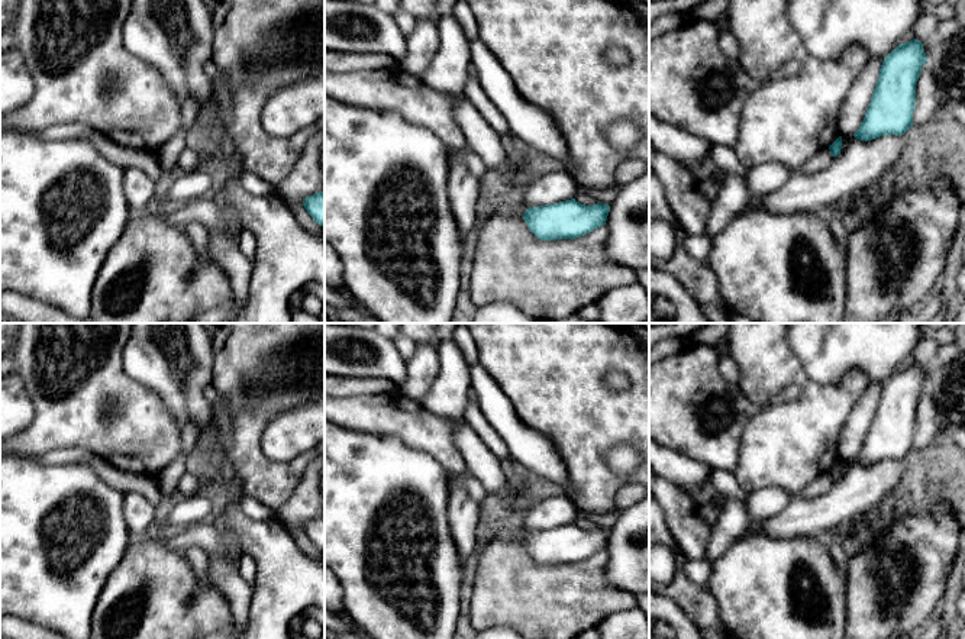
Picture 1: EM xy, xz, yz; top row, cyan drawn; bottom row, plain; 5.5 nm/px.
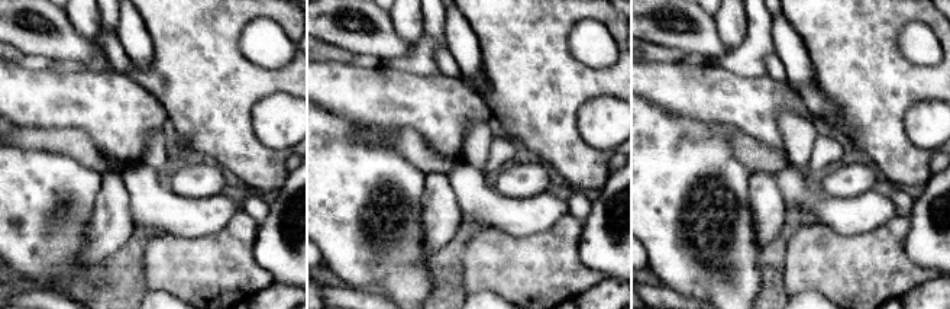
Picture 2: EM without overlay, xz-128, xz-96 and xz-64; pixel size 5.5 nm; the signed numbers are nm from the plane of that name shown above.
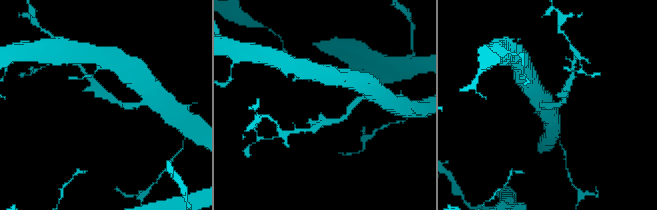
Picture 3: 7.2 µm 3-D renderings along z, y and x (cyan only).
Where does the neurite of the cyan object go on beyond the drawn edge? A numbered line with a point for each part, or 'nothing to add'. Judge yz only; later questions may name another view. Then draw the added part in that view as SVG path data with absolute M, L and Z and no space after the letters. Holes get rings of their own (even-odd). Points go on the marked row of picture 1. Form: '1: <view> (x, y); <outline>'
nothing to add

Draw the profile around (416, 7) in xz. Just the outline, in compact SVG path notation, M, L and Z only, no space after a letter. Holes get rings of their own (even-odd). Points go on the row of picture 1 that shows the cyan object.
M401 0L400 7L419 17L436 17L435 0Z

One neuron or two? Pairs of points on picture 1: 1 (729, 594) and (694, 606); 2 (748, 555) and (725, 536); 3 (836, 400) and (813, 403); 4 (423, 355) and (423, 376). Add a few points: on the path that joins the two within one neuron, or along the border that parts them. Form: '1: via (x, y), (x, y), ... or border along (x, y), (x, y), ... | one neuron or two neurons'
1: border along (706, 586), (723, 623) | two neurons
2: border along (745, 533), (712, 564) | two neurons
3: via (830, 403), (819, 403) | one neuron
4: via (423, 360), (423, 371) | one neuron

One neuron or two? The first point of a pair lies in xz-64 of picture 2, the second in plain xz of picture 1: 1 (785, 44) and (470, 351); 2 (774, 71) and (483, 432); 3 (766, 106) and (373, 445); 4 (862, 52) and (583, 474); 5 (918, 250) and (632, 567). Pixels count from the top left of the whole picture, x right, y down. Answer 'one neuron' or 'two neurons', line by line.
1: two neurons
2: one neuron
3: two neurons
4: one neuron
5: one neuron

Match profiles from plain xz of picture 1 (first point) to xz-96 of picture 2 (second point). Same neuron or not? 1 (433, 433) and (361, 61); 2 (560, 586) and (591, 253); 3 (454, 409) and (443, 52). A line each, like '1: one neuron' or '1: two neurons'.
1: two neurons
2: two neurons
3: two neurons

